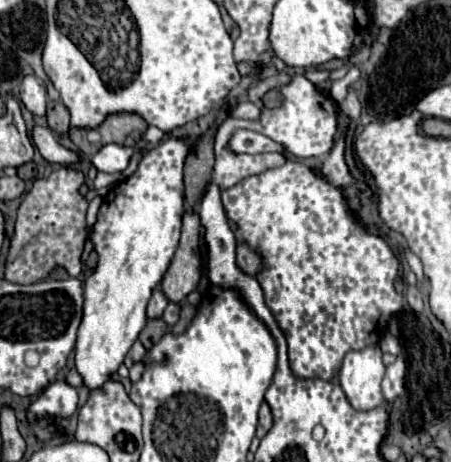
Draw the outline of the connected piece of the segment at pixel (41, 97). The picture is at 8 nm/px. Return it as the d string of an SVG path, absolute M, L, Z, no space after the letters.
M27 75L21 83L19 101L37 117L45 117L47 113L47 91L43 85L39 85L35 75Z

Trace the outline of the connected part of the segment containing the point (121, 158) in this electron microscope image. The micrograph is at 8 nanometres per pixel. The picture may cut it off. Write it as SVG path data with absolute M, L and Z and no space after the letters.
M109 143L97 155L93 155L91 163L97 167L97 171L121 173L121 171L127 169L131 157L133 157L133 149L131 147Z

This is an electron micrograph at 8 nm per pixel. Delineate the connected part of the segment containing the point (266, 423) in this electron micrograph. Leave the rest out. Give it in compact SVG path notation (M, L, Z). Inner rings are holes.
M263 403L263 405L261 405L261 409L259 409L259 427L257 427L257 437L259 437L259 439L263 439L263 437L265 437L265 433L271 429L271 425L273 425L271 409L269 409L269 405L267 405L267 403Z

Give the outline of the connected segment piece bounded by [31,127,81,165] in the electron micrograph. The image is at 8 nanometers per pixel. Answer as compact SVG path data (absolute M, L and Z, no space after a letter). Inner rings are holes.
M35 127L33 135L31 135L35 147L39 149L39 153L49 161L49 163L59 163L59 165L75 165L79 163L81 155L77 155L73 149L61 145L57 141L57 137L53 135L51 129L47 127Z

